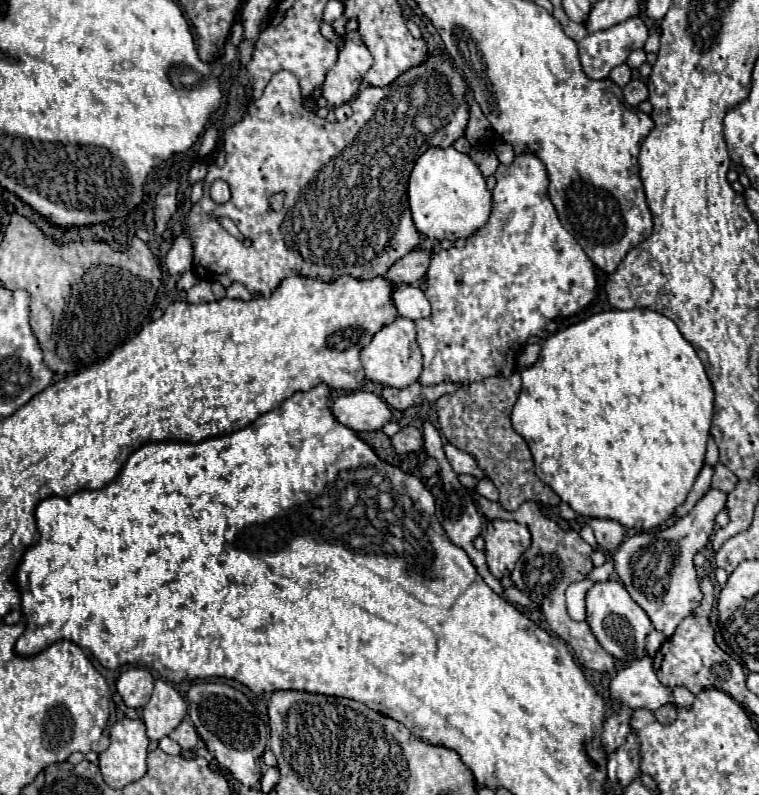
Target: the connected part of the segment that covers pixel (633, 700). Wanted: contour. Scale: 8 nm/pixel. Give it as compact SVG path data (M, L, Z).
M649 657L631 663L629 667L621 667L611 683L609 683L611 703L623 705L629 709L649 709L655 711L665 703L673 703L677 709L687 707L693 701L693 693L687 689L675 689L675 697L667 691L655 671L653 661Z

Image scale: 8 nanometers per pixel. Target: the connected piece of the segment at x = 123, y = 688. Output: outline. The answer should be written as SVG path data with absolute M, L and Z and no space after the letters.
M143 667L127 669L117 681L117 691L121 693L127 707L141 709L143 705L147 705L147 699L151 697L153 675Z

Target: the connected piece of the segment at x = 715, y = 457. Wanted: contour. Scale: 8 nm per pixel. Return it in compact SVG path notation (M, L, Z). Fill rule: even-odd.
M712 437L709 438L706 447L705 463L715 466L719 461L718 447Z

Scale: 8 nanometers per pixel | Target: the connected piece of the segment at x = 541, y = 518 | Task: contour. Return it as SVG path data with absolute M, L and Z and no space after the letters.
M479 493L473 495L479 511L487 517L487 519L513 519L521 525L527 525L529 531L531 531L531 537L533 537L533 543L529 547L529 551L525 555L519 557L517 565L515 565L515 571L511 573L511 581L513 585L523 591L533 603L539 605L541 613L545 615L545 621L547 625L551 627L553 633L557 633L577 655L577 661L587 667L587 669L593 669L593 671L611 671L617 661L603 651L603 647L597 643L597 639L593 637L591 629L587 623L577 623L573 621L569 615L567 615L567 609L565 609L565 589L575 583L575 581L581 581L589 575L589 571L593 569L593 563L591 563L591 553L593 553L593 547L589 543L585 543L581 539L581 535L575 531L575 529L569 529L569 531L563 531L555 521L547 519L541 511L539 511L539 505L533 503L533 501L527 501L523 503L517 511L507 511L503 509L499 503L495 501L489 501L485 497L481 497Z

